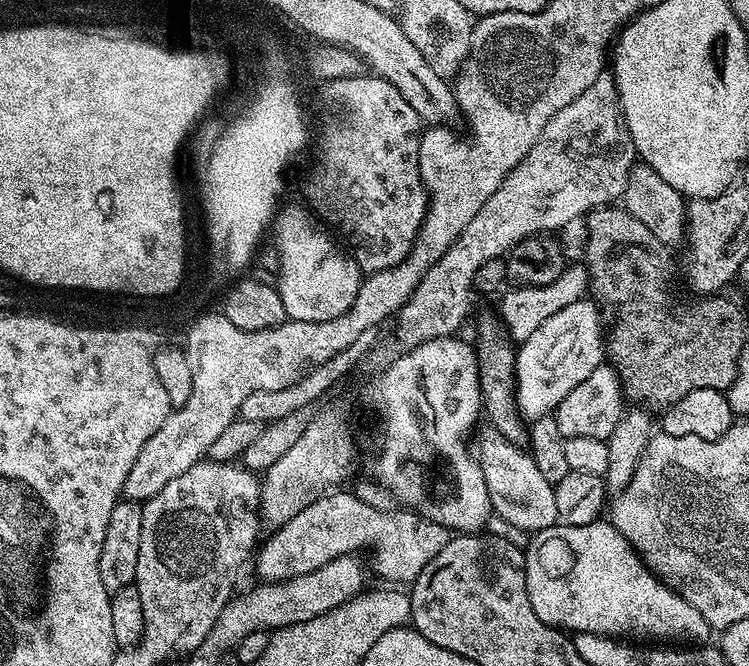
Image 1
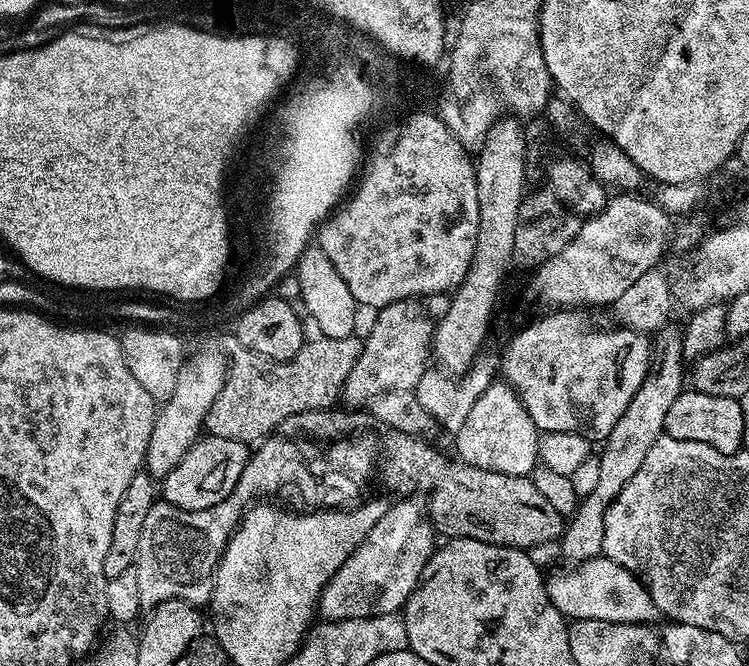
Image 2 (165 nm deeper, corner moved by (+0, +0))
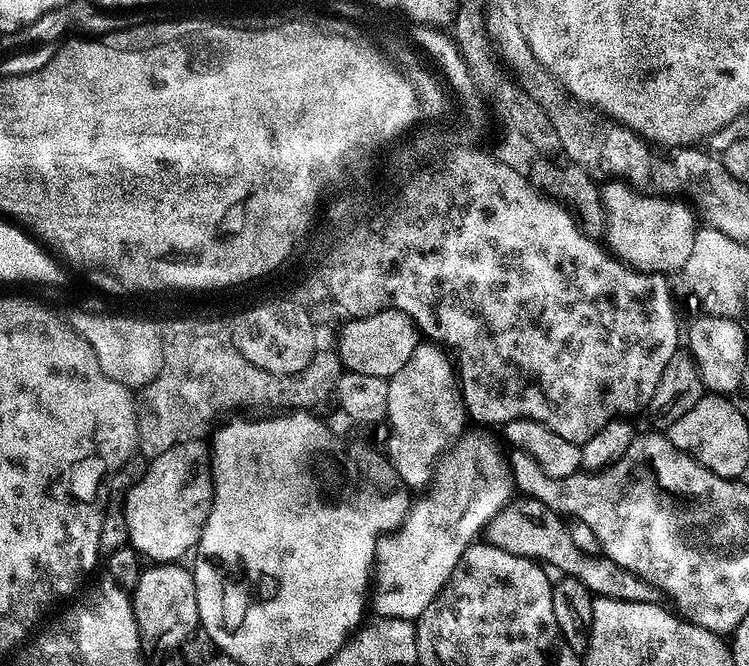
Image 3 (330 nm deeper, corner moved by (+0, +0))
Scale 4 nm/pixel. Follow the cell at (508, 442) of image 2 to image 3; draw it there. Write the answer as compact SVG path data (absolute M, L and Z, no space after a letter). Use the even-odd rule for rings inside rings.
M476 430L480 432L465 431L464 435L444 453L436 462L436 467L427 485L424 497L417 499L412 507L408 509L408 517L404 519L404 524L401 528L397 528L394 532L389 532L387 536L380 537L380 541L376 543L376 562L374 565L374 587L370 592L370 608L376 611L375 615L380 618L390 620L410 620L416 621L422 614L422 610L426 610L426 606L430 606L430 602L434 602L434 598L442 590L442 586L446 586L446 582L450 578L450 574L454 574L454 566L458 566L458 558L462 558L464 551L468 549L477 539L476 536L481 535L482 530L487 529L490 518L494 518L494 514L498 514L498 510L502 510L502 506L506 506L508 501L513 499L514 485L512 483L512 469L510 460L507 455L503 456L500 453L501 441L491 436L491 431Z

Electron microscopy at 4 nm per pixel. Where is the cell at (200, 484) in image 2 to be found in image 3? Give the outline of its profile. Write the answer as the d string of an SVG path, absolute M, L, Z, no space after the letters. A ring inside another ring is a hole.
M203 439L182 442L149 459L142 482L124 499L124 513L131 547L152 562L180 562L200 543L215 496L213 458Z

